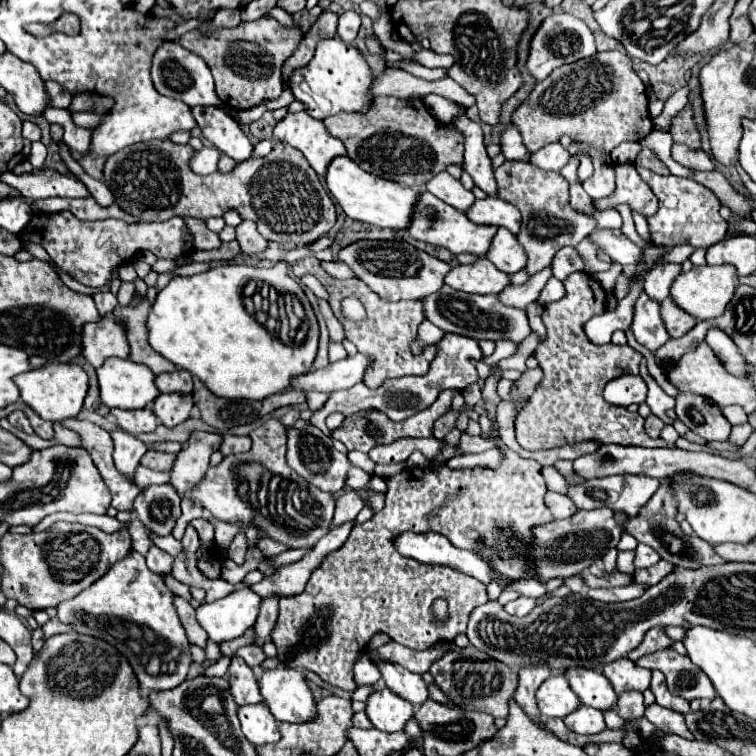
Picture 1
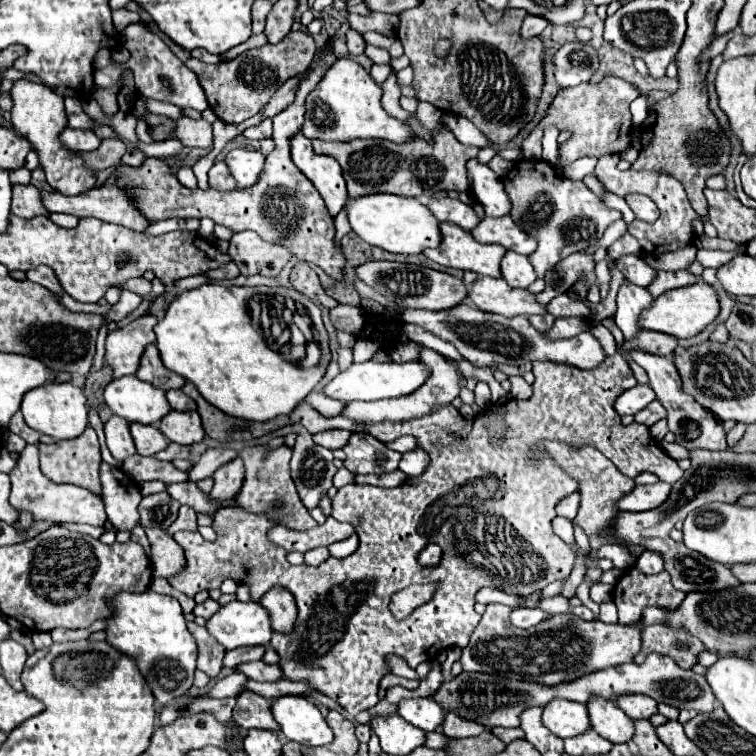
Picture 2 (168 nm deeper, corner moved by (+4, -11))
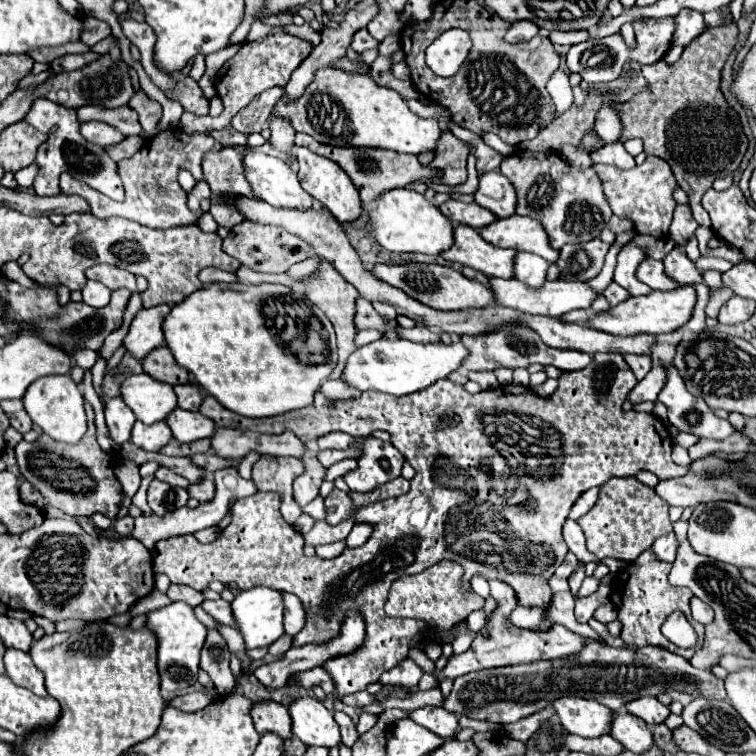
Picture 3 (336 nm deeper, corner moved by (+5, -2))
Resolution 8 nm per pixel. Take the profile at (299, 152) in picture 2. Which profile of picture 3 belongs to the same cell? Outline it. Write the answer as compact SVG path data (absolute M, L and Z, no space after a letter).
M307 147L295 149L295 155L297 155L301 187L311 197L315 197L319 203L323 203L323 207L327 207L339 223L353 223L353 221L357 221L361 217L361 213L363 213L363 207L361 207L359 191L353 185L353 181L347 177L347 173L341 167L337 167L337 163L333 163L331 159L321 159L321 155L309 151Z

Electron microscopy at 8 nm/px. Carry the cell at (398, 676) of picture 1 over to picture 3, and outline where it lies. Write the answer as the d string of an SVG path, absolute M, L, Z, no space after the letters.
M423 707L409 715L415 723L419 723L421 727L433 731L435 735L439 735L443 739L453 739L461 729L457 723L457 717L443 707Z

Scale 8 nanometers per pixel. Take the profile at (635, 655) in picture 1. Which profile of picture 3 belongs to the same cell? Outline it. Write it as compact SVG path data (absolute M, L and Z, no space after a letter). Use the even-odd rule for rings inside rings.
M647 549L645 553L641 553L627 569L623 569L621 573L617 573L611 581L611 595L609 599L615 603L617 611L619 611L619 621L623 623L623 631L621 637L629 643L629 645L637 645L637 647L645 647L645 645L655 645L661 649L667 649L671 653L677 655L693 655L701 645L703 645L703 635L705 635L705 627L697 621L693 621L691 617L691 609L689 609L689 599L693 597L693 593L685 587L673 587L667 581L667 575L671 571L671 563L659 561L657 555ZM681 611L685 613L687 621L693 625L693 629L697 631L697 645L693 649L679 649L677 645L673 645L671 641L667 641L661 633L661 625L667 619L667 615Z

